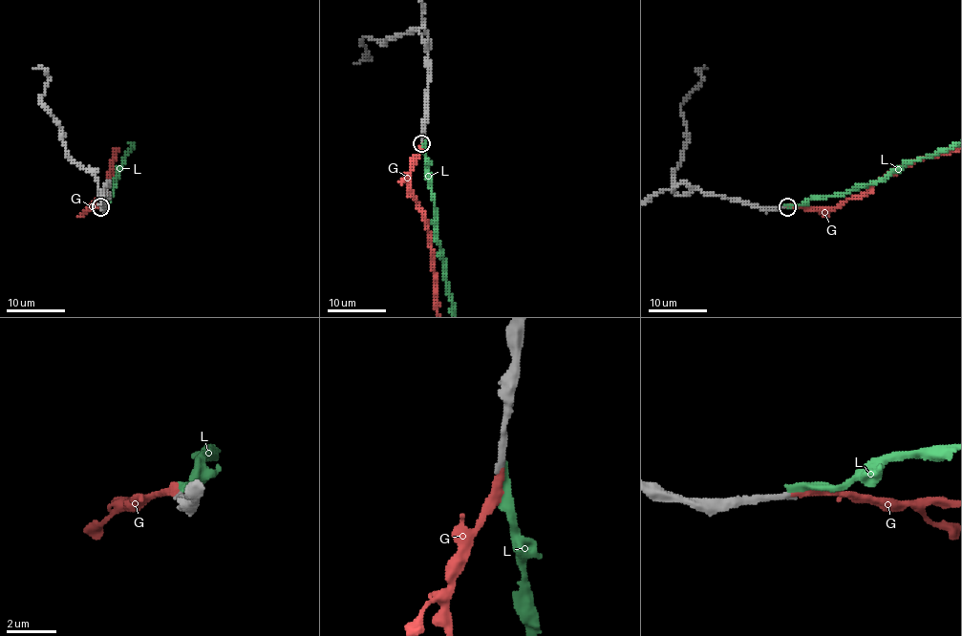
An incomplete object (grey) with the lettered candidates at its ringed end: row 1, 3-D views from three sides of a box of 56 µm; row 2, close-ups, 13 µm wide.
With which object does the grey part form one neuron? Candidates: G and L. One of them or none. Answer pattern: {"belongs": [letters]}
{"belongs": ["G"]}

